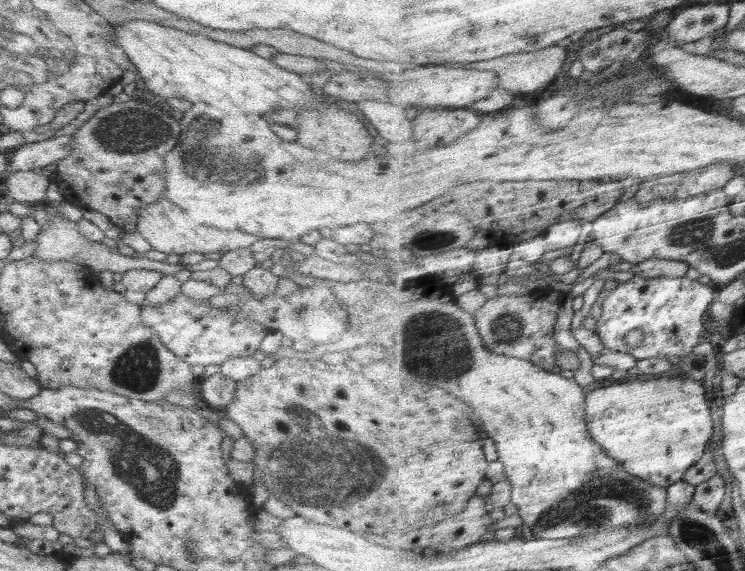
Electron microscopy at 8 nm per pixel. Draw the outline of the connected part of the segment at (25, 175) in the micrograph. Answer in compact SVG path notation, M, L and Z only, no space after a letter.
M16 171L8 176L5 184L9 196L15 202L39 203L46 200L46 189L51 179L46 175L36 174L33 171Z

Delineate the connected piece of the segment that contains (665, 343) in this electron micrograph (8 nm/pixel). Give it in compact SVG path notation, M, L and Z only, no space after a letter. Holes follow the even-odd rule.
M635 275L628 282L620 283L605 299L598 334L607 348L633 354L639 360L674 355L688 360L706 330L702 306L708 308L714 302L714 292L710 290L710 286L702 286L698 279L690 280L688 276L653 279ZM640 329L644 332L643 344L632 347L626 343L626 334Z

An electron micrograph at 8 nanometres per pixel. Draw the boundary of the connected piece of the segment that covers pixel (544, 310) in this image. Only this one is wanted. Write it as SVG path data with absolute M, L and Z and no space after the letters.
M532 289L527 295L496 295L475 312L478 330L485 345L498 354L530 359L543 369L558 366L559 342L555 339L560 307L566 293L552 289Z

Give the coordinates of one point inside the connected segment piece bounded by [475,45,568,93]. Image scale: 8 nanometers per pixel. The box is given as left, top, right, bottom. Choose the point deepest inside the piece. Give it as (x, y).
(524, 72)

